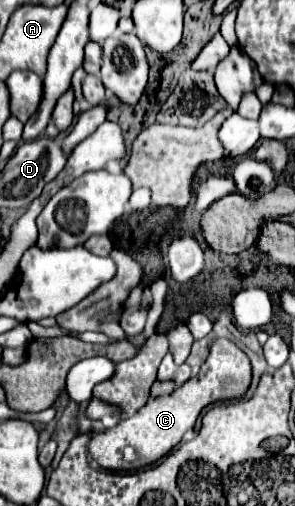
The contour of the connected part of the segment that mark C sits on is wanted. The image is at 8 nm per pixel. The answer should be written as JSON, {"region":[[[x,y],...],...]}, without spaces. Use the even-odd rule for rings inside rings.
{"region":[[[216,339],[210,349],[208,359],[204,361],[204,365],[196,377],[192,377],[184,385],[176,387],[170,395],[160,395],[156,399],[148,399],[148,403],[142,409],[138,409],[130,417],[124,417],[112,429],[92,435],[92,439],[88,443],[90,457],[102,469],[108,469],[108,471],[126,471],[126,469],[140,469],[140,467],[152,465],[158,459],[162,459],[172,447],[176,447],[180,443],[182,435],[194,427],[200,411],[206,405],[220,401],[220,399],[240,397],[248,389],[250,379],[252,379],[252,367],[250,367],[246,353],[228,339]],[[128,445],[132,445],[138,453],[138,459],[132,463],[122,459],[122,451]]]}

